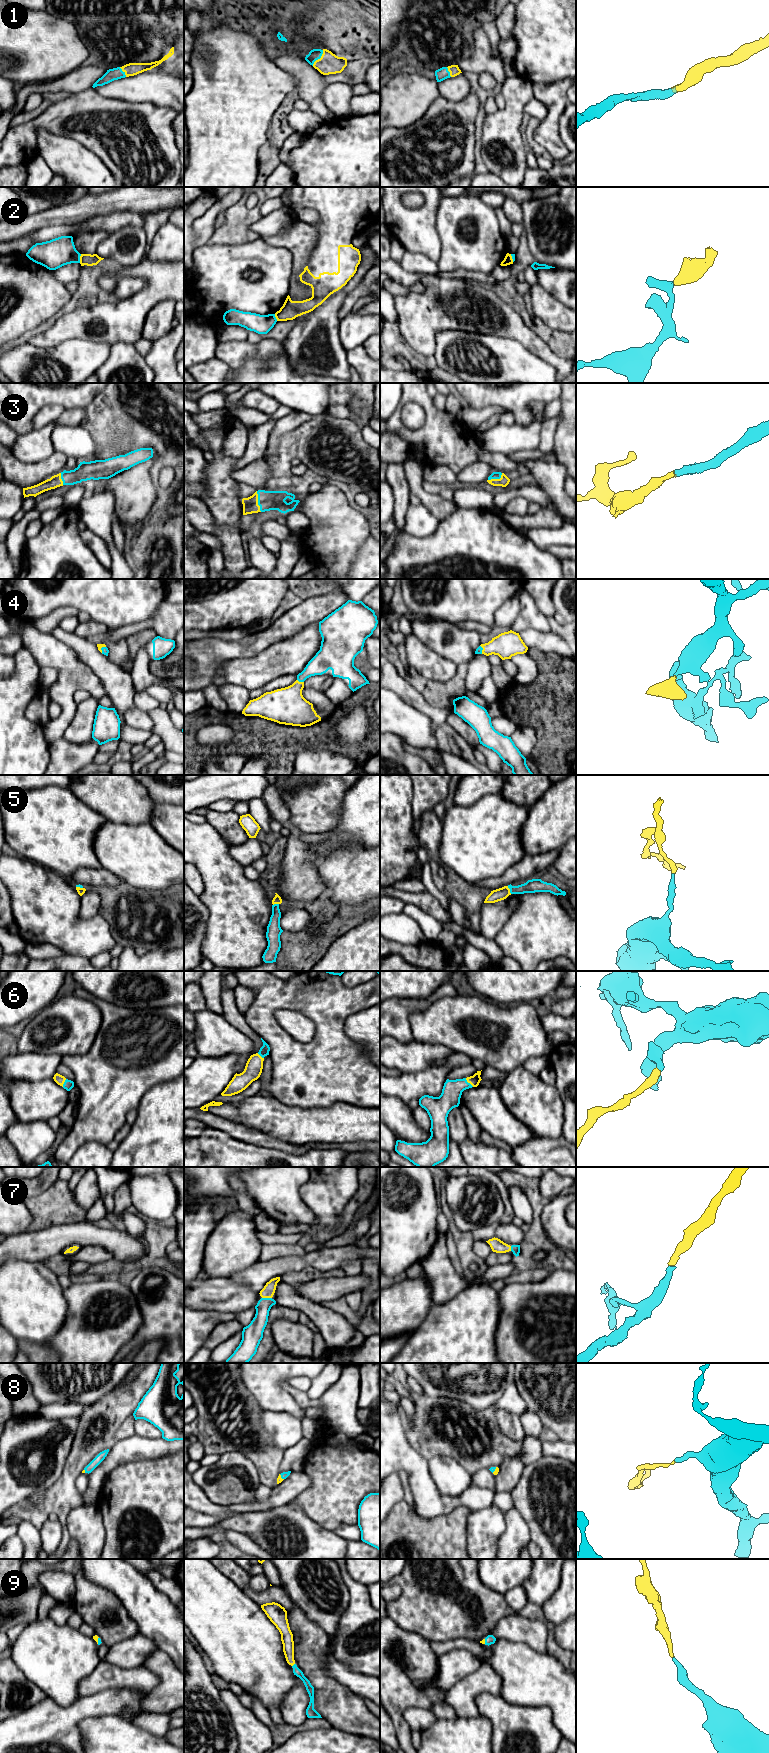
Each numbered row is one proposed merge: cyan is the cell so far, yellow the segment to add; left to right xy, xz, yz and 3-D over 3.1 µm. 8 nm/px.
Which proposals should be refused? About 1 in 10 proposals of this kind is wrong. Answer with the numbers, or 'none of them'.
2

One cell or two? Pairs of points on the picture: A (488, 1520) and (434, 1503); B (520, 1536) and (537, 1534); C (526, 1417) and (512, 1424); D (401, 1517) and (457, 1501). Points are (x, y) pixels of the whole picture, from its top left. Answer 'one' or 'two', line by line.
A: two
B: two
C: two
D: two

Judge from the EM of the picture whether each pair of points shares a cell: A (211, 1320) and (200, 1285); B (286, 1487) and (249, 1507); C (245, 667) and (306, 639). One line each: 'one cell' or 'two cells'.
A: two cells
B: one cell
C: one cell

